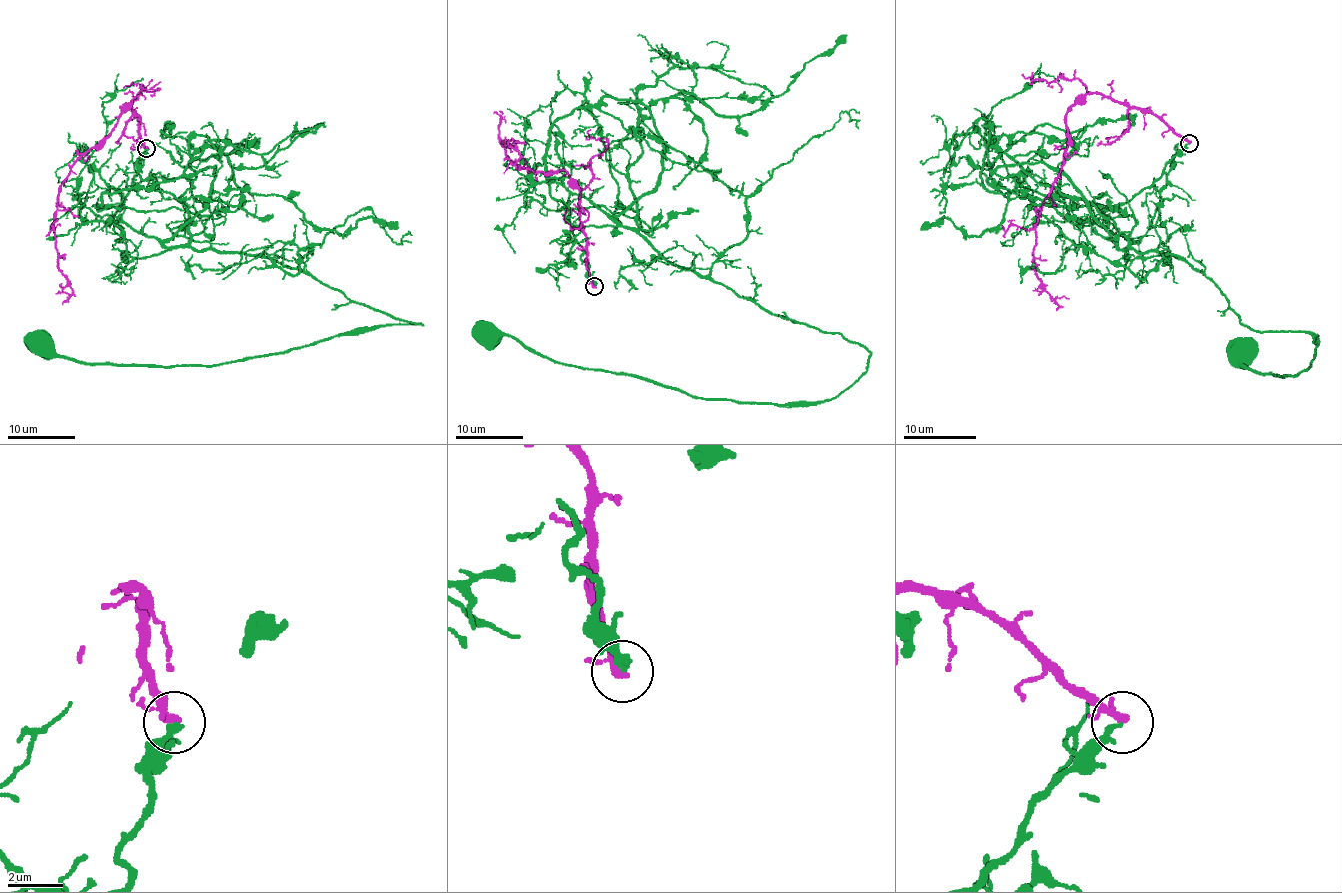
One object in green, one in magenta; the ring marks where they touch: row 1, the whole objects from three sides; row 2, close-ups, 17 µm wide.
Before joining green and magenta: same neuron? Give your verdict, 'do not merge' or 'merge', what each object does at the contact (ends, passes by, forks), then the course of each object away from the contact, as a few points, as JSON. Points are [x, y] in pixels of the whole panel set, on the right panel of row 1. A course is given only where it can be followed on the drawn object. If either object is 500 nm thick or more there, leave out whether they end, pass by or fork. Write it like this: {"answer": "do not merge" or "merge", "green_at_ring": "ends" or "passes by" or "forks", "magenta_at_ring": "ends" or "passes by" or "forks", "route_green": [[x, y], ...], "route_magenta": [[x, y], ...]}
{"answer": "do not merge", "green_at_ring": "ends", "magenta_at_ring": "forks", "route_green": [[1189, 142], [1104, 211], [1250, 329], [1315, 343], [1297, 376], [1238, 350]], "route_magenta": [[1189, 142], [1154, 115], [1098, 93], [1069, 110], [1064, 162], [1035, 227], [1035, 273], [1053, 300], [1069, 298]]}

